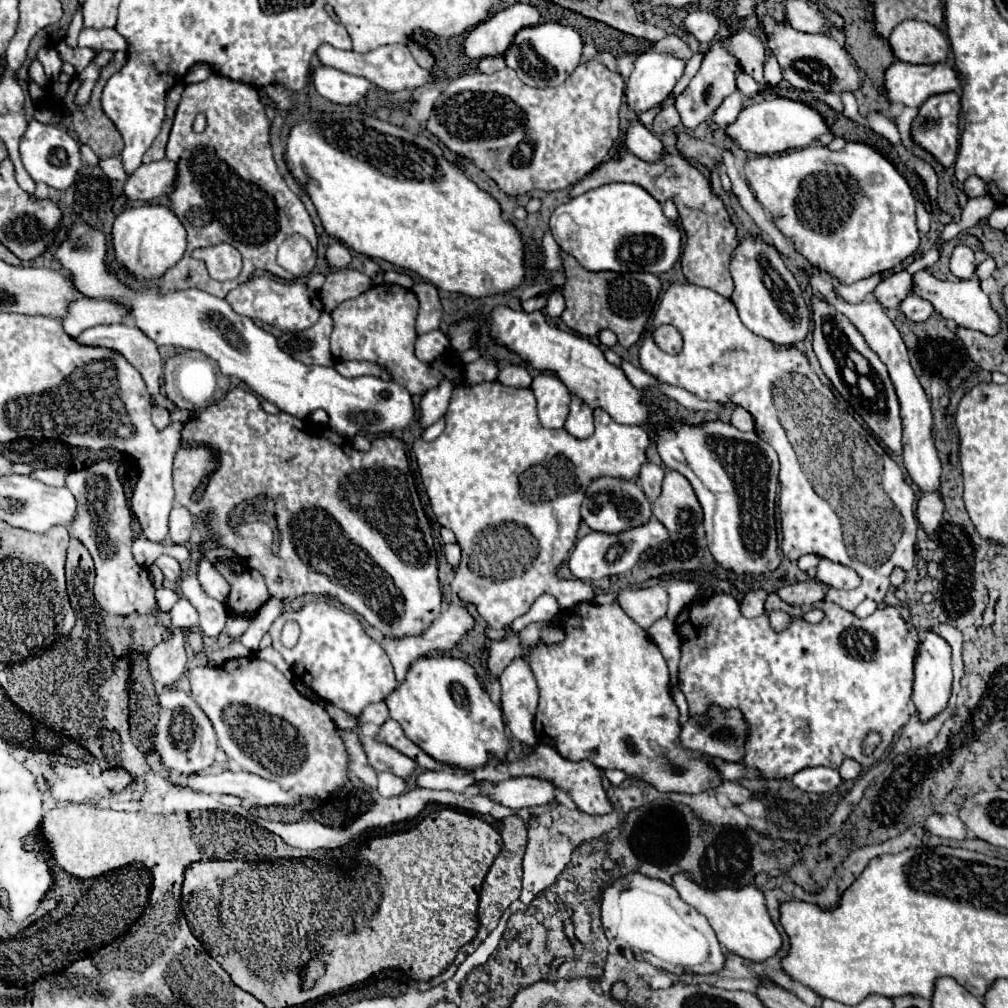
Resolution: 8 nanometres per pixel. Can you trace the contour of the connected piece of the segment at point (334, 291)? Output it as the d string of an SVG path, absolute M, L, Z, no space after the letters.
M351 268L335 270L327 276L327 280L321 288L323 306L327 312L333 312L341 302L357 298L369 286L371 286L371 278L357 272L357 270L351 270Z

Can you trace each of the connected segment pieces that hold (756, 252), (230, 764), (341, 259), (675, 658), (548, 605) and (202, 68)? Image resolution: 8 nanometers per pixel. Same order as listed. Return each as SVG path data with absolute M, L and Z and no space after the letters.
M745 236L739 240L729 262L731 276L735 280L735 292L731 296L739 310L741 322L755 334L773 340L779 346L797 344L809 332L809 308L797 286L797 280L787 270L775 246L767 244L761 236Z
M217 740L217 750L218 754L216 755L215 761L209 768L209 771L211 772L207 774L221 775L221 773L224 773L225 771L231 771L234 773L247 772L247 770L243 770L237 762L233 762L233 760L229 760L229 758L225 756L225 752L223 752L221 746L219 746L219 740Z
M333 244L327 248L327 260L333 268L345 268L351 262L351 254L343 244Z
M661 618L647 628L647 634L659 646L659 650L667 662L670 672L669 684L673 688L678 681L677 664L679 664L679 640L677 640L675 624L669 618Z
M543 594L541 598L535 600L535 604L529 608L527 614L523 614L523 616L519 616L519 618L515 620L515 624L513 624L511 628L513 628L515 632L519 632L519 630L527 628L527 626L533 624L533 622L541 622L541 620L549 622L557 612L559 612L557 600L555 600L553 596L549 596L549 594Z
M197 64L197 66L193 66L193 68L189 70L185 82L189 82L189 84L191 84L191 82L203 82L203 80L209 78L209 74L211 74L209 66L205 66L205 64Z

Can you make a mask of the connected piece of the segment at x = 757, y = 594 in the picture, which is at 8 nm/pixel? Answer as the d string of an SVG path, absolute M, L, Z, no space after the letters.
M757 588L757 590L749 590L743 598L743 604L741 604L741 610L745 616L749 618L755 618L755 616L761 616L763 614L763 602L767 598L767 590L763 588Z

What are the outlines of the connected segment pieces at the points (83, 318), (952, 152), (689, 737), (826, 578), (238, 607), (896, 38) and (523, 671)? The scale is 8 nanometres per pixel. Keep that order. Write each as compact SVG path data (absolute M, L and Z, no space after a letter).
M81 298L69 306L69 316L65 316L61 324L69 336L77 336L85 328L97 324L123 324L129 318L129 314L129 306L115 300Z
M943 92L937 96L929 96L919 106L917 118L911 122L911 138L917 146L929 152L943 168L949 168L955 162L957 148L959 148L959 96L955 92Z
M731 708L727 712L715 710L705 728L699 728L699 720L689 720L681 728L677 742L691 752L737 762L743 756L745 736L747 724L741 716L741 710Z
M825 558L817 566L817 580L821 580L827 586L843 588L843 590L851 590L861 584L861 578L853 568L837 564L833 560L825 560Z
M217 564L217 570L231 584L231 592L225 604L229 614L255 614L257 608L271 598L265 580L257 570L245 570L239 578L231 574L231 568L227 564Z
M903 20L889 36L893 56L909 64L939 64L947 60L949 40L931 24Z
M523 658L511 662L499 678L503 686L503 716L509 734L523 746L533 748L537 744L533 730L533 716L537 710L537 684Z

